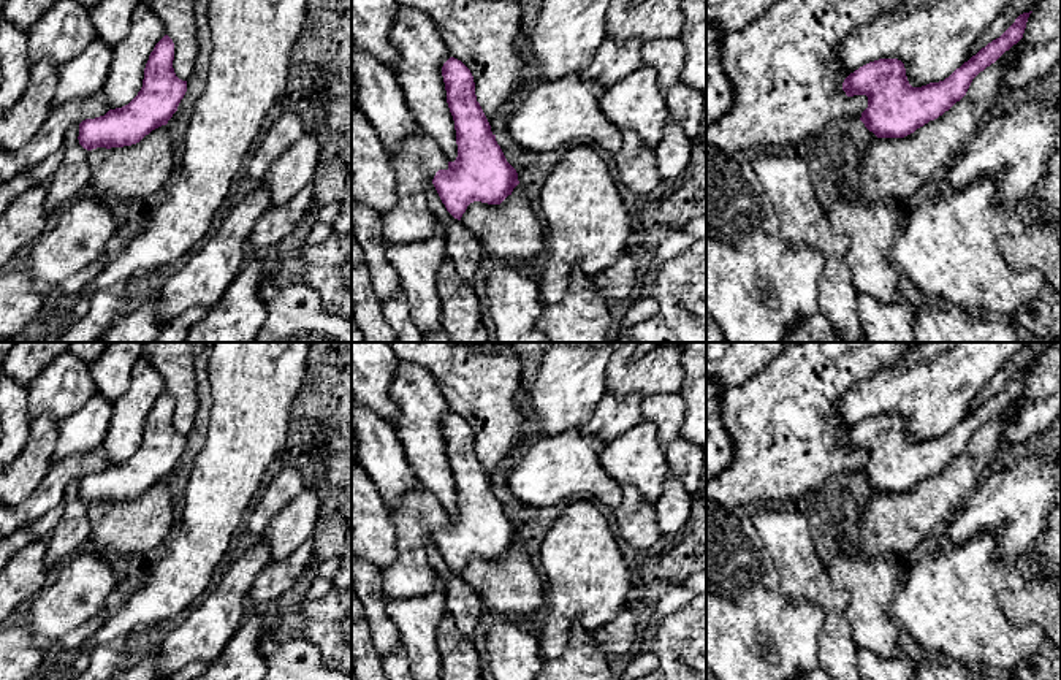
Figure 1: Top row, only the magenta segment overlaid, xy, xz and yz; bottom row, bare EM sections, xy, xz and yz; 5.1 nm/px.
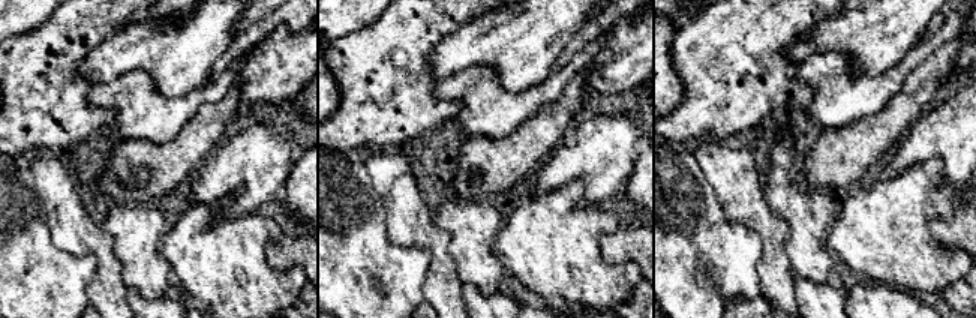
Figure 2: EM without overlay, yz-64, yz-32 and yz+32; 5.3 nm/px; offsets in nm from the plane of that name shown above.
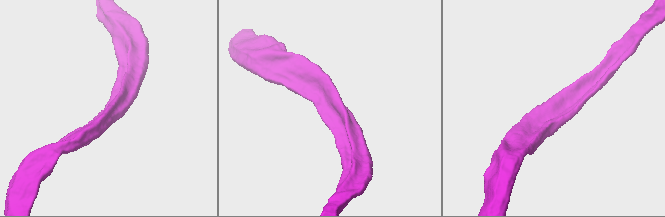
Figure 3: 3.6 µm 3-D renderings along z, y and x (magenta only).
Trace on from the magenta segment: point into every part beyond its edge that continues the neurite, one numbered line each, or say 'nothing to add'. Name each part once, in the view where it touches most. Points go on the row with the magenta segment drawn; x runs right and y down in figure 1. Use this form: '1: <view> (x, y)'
nothing to add

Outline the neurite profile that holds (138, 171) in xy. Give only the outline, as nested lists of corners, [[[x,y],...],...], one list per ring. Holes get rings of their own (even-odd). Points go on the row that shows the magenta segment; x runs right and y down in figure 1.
[[[166,125],[124,147],[89,151],[86,193],[105,201],[147,200],[163,192],[176,174]]]

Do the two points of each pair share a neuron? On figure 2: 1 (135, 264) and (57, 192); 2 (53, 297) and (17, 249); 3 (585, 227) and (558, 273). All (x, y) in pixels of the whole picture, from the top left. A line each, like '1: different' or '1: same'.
1: different
2: same
3: same

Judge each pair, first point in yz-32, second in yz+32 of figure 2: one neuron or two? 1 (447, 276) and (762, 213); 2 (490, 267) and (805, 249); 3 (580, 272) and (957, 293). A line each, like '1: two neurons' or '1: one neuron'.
1: one neuron
2: one neuron
3: two neurons

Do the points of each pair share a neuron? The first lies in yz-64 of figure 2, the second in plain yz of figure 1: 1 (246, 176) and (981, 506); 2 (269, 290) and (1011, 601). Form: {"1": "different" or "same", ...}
{"1": "same", "2": "different"}

